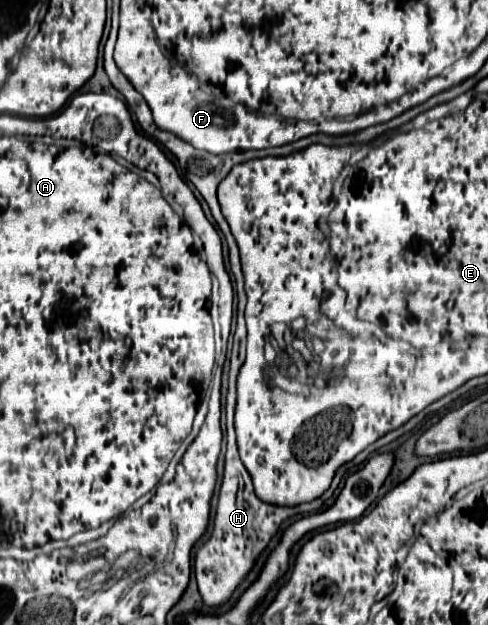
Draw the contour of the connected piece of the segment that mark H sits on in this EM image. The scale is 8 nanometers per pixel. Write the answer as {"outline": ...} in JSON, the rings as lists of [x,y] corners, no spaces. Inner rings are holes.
{"outline":[[[228,421],[228,441],[226,441],[226,459],[224,459],[224,477],[220,485],[220,495],[218,495],[218,509],[214,515],[214,531],[208,541],[204,541],[196,549],[194,557],[194,575],[196,583],[200,589],[200,595],[208,607],[216,607],[226,603],[234,587],[240,583],[240,579],[248,573],[248,569],[254,565],[254,559],[260,555],[260,551],[268,545],[270,537],[278,531],[280,523],[286,521],[290,515],[296,513],[306,513],[306,511],[318,511],[326,499],[330,499],[340,483],[340,479],[346,473],[346,465],[338,469],[332,485],[328,491],[324,491],[318,499],[310,503],[300,503],[296,507],[280,507],[280,505],[270,505],[262,499],[256,497],[252,479],[242,465],[236,449],[236,439],[234,439],[234,429],[232,423]]]}

